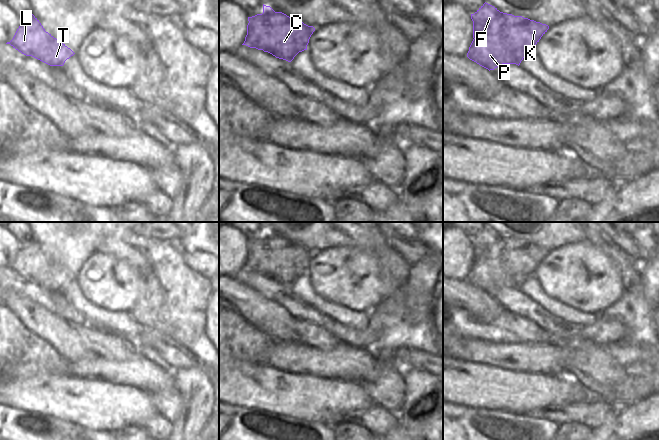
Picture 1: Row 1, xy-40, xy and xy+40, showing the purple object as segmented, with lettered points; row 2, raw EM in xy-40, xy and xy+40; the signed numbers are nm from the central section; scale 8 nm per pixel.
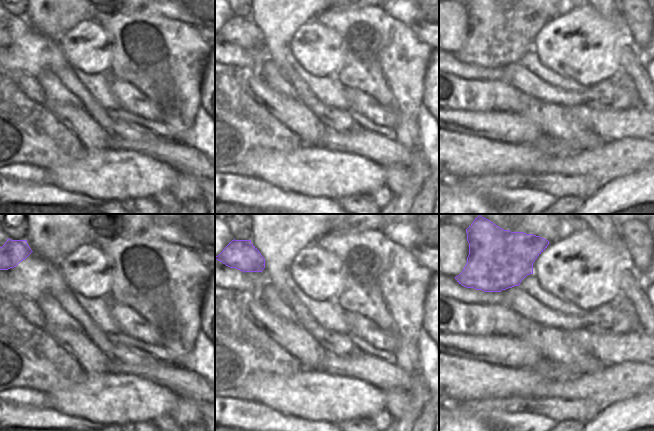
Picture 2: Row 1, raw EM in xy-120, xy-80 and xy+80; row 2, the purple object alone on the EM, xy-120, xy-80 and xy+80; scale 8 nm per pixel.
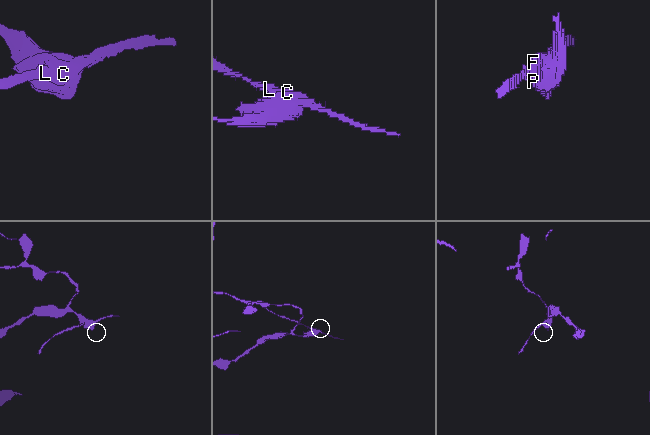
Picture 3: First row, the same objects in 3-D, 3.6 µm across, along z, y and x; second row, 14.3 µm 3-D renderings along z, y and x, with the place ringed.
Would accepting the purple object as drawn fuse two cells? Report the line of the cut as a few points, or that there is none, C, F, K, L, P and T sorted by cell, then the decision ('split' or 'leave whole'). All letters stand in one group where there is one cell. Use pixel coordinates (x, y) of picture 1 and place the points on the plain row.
cut xy+40 (500, 236), (504, 271), (510, 275), (525, 277); groups C K L T / F P; split

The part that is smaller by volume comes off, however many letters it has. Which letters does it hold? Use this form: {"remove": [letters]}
{"remove": ["C", "K", "L", "T"]}

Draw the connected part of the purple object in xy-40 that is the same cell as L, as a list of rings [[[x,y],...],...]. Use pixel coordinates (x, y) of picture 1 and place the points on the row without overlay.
[[[33,238],[28,244],[21,246],[13,263],[6,268],[50,290],[63,290],[75,278],[63,266],[46,256]]]

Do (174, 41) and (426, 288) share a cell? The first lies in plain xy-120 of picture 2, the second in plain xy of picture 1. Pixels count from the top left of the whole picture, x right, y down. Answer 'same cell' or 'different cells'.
same cell

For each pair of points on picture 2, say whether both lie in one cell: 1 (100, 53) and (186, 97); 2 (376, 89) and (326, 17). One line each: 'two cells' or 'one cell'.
1: two cells
2: one cell

